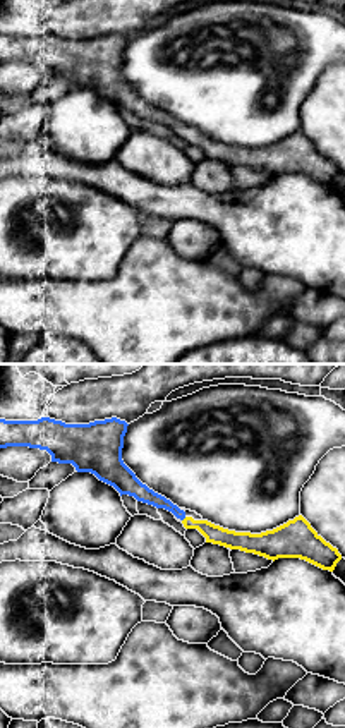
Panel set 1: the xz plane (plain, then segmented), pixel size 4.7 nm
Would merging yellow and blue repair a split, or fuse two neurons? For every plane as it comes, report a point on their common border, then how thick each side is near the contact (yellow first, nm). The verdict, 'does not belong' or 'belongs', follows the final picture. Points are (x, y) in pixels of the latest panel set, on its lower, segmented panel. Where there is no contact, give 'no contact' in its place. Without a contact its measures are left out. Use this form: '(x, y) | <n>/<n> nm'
(184, 519) | 90/80 nm

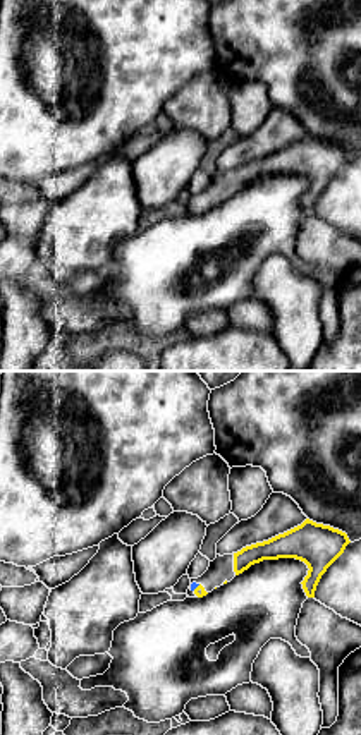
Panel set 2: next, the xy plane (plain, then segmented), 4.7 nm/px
(198, 586) | 50/30 nm

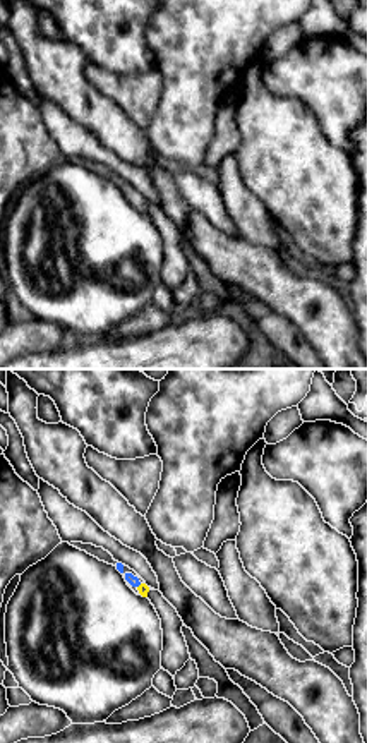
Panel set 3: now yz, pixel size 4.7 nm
(139, 585) | 50/50 nm

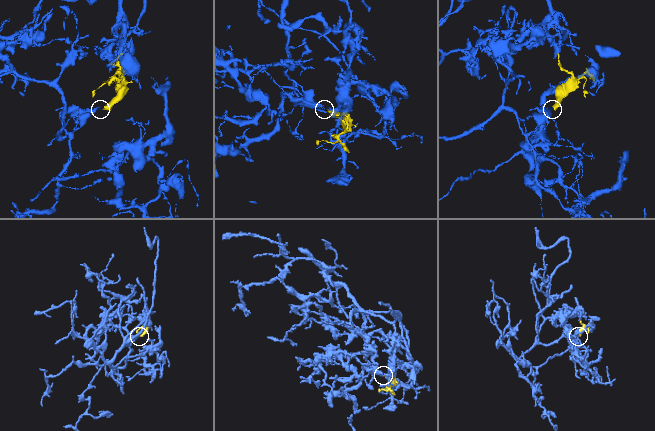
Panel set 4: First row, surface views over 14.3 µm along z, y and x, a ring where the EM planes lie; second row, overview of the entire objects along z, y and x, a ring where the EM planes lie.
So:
belongs

